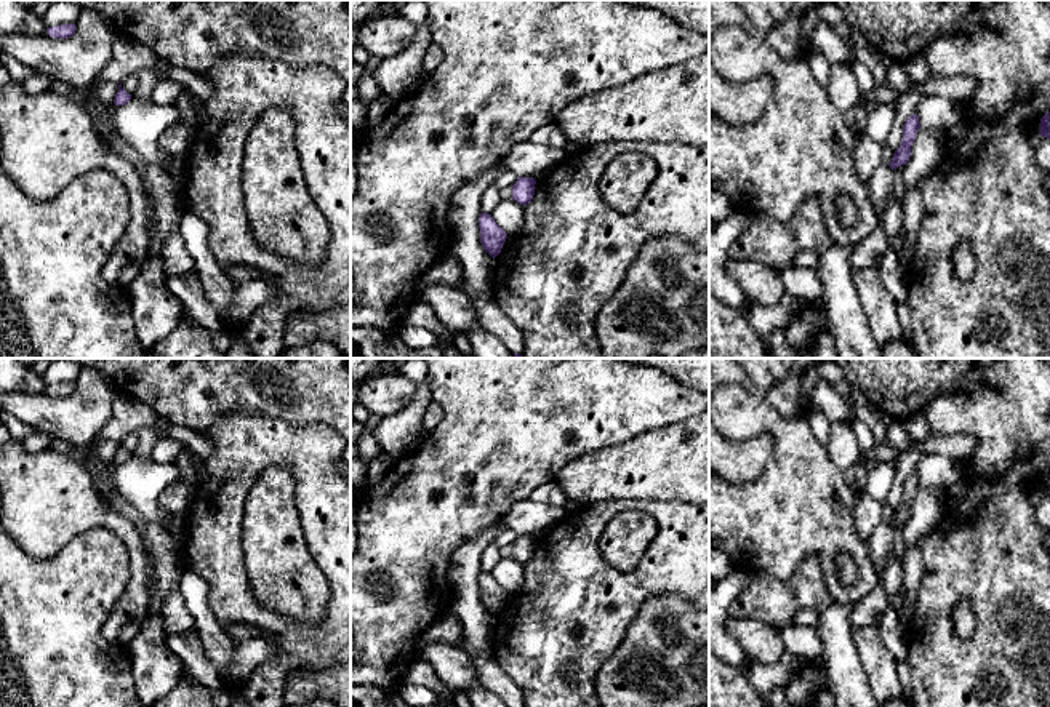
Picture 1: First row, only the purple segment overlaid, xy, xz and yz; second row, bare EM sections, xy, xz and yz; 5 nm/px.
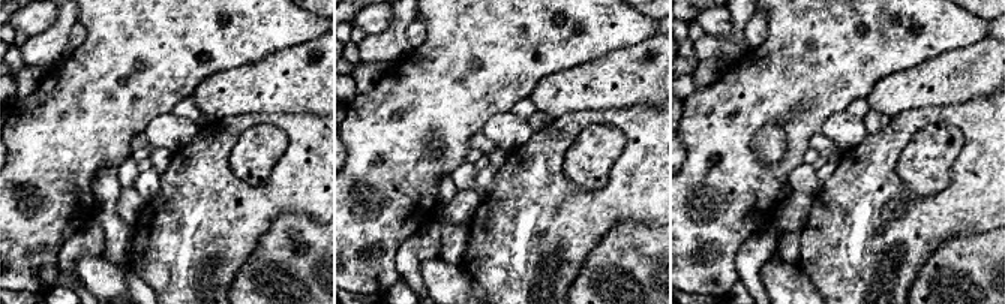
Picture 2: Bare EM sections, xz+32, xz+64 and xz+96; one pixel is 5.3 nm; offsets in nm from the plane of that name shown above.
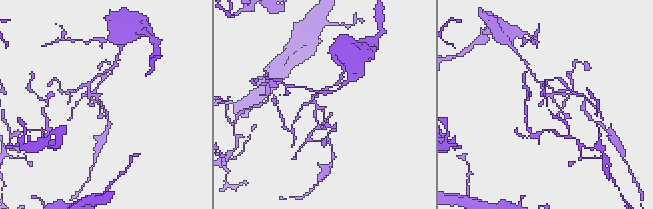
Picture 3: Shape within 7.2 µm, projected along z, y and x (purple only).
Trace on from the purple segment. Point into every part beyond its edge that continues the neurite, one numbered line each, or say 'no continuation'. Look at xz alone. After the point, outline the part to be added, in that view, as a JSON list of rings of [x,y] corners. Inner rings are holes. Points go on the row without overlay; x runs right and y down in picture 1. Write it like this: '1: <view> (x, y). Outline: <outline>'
no continuation

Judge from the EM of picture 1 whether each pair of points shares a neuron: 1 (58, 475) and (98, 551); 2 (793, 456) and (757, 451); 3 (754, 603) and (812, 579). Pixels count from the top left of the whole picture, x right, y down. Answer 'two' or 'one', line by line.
1: two
2: two
3: one

